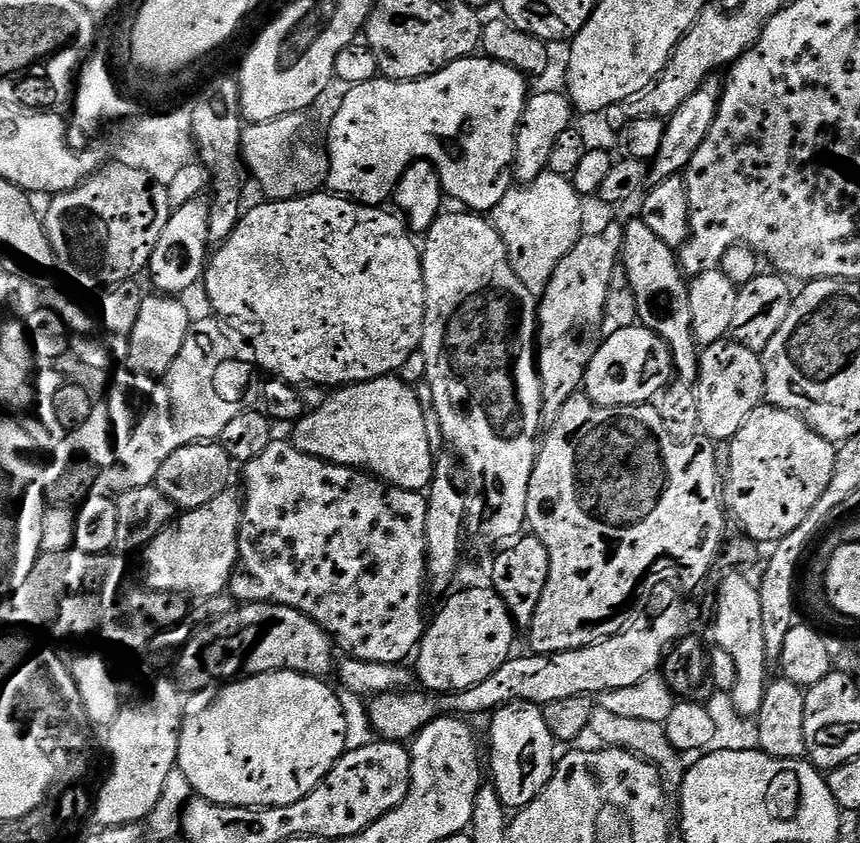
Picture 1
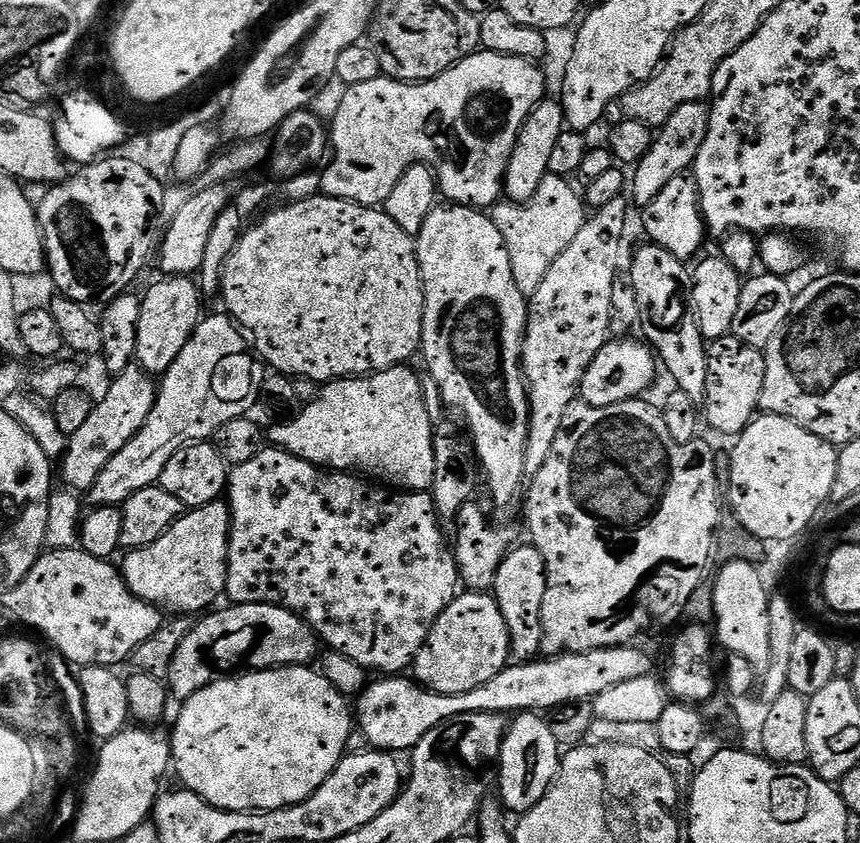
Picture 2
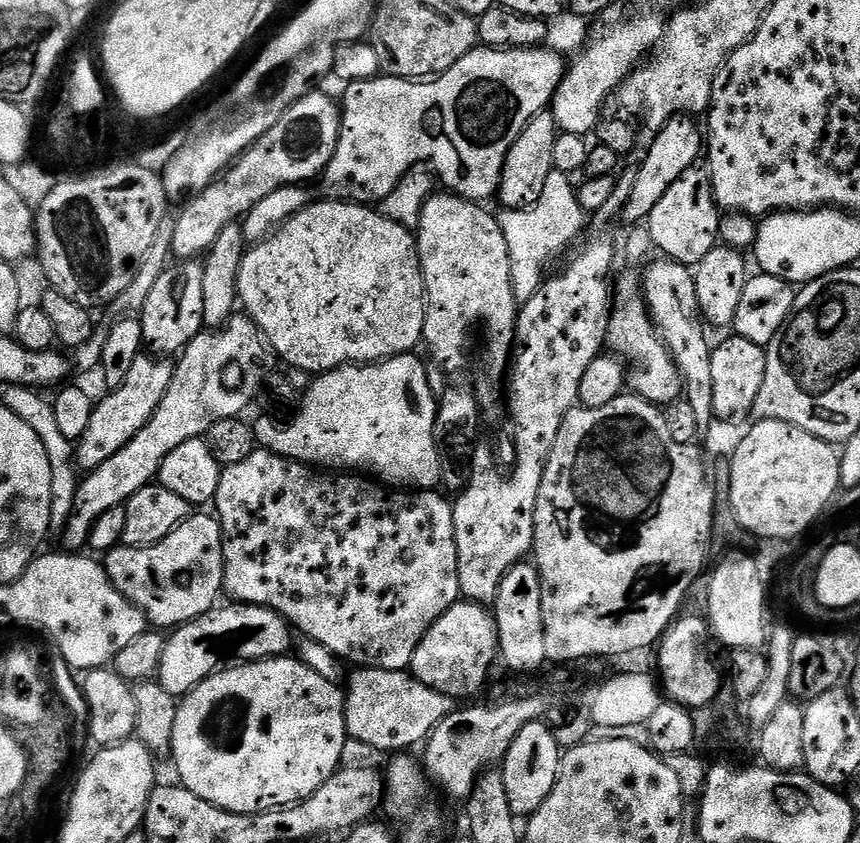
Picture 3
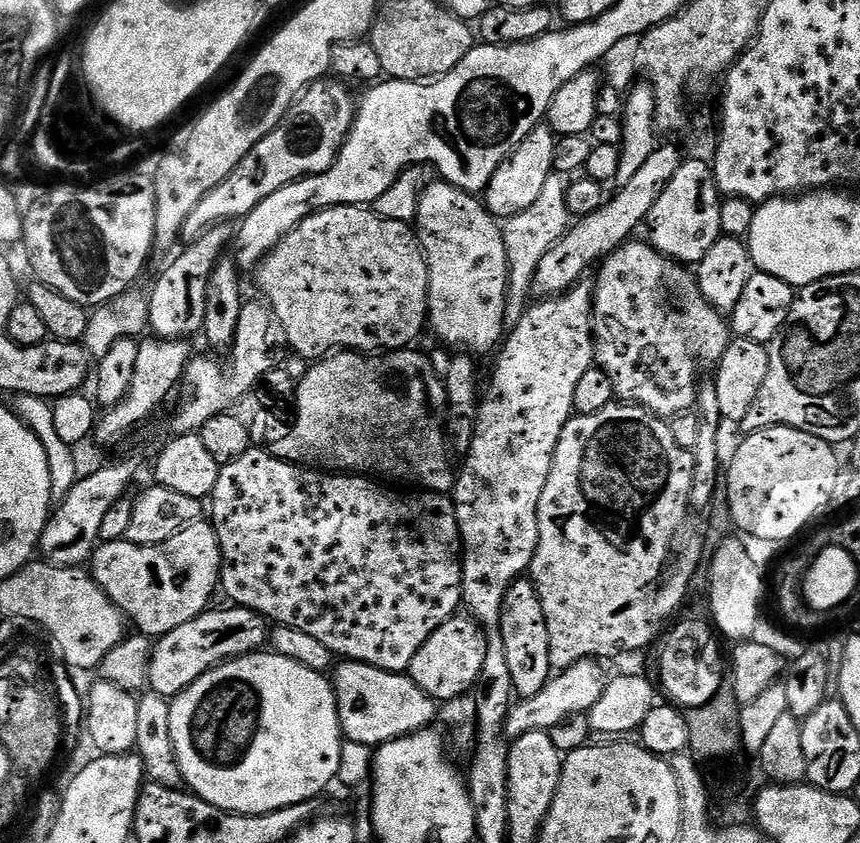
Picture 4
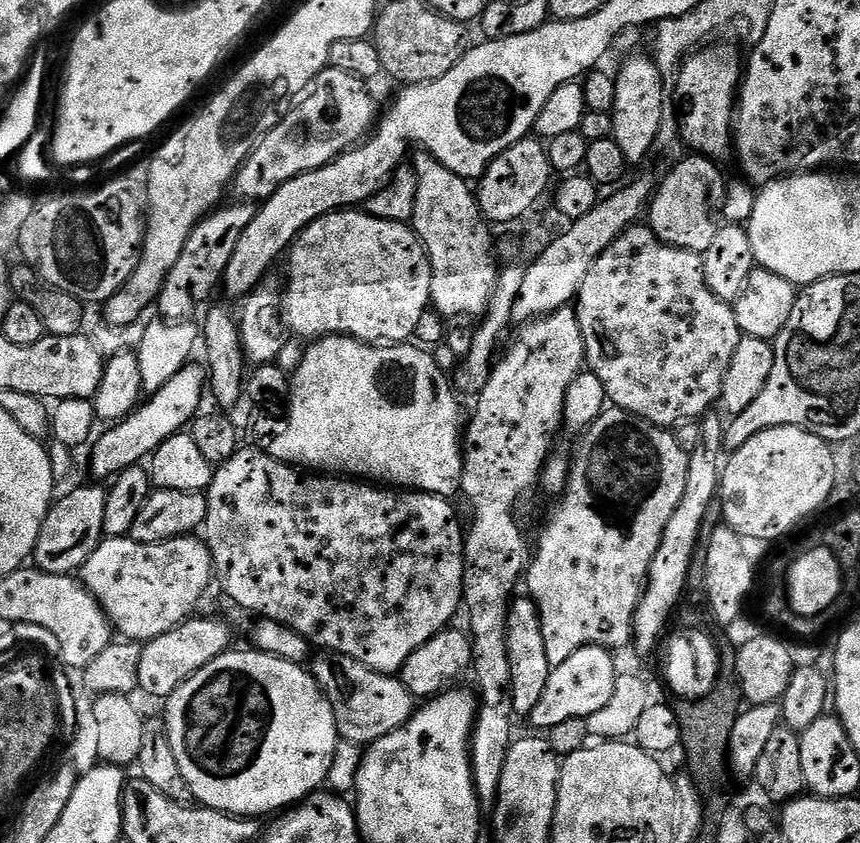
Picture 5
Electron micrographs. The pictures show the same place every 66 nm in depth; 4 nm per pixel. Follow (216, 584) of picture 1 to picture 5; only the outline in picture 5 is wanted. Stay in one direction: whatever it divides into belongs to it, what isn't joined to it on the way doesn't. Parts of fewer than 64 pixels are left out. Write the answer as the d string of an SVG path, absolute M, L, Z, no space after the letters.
M195 535L175 536L158 544L143 544L128 536L113 536L101 540L86 558L83 568L78 573L79 579L90 595L102 606L108 615L113 629L123 639L147 642L174 630L193 615L200 604L208 583L213 583L212 555L203 539Z

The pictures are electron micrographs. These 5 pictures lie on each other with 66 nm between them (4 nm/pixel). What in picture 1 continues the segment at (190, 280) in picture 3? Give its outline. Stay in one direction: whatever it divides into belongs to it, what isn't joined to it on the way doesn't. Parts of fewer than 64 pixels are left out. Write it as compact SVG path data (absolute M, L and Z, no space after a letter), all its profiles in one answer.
M148 294L142 302L142 311L138 313L138 323L134 325L134 334L130 334L130 354L126 368L133 377L137 393L150 394L157 383L170 370L174 358L178 358L178 350L182 350L182 342L186 342L190 319L188 308L183 299L173 298L167 294Z

